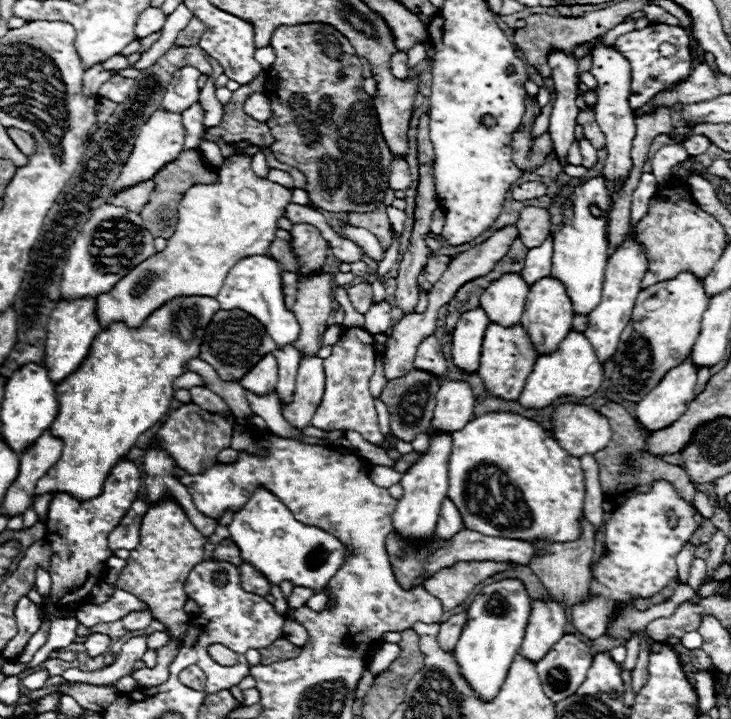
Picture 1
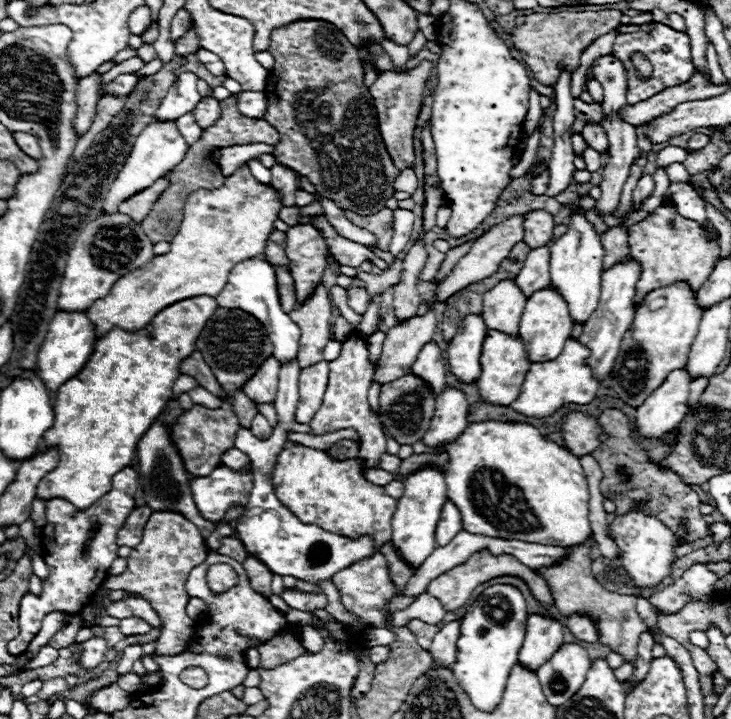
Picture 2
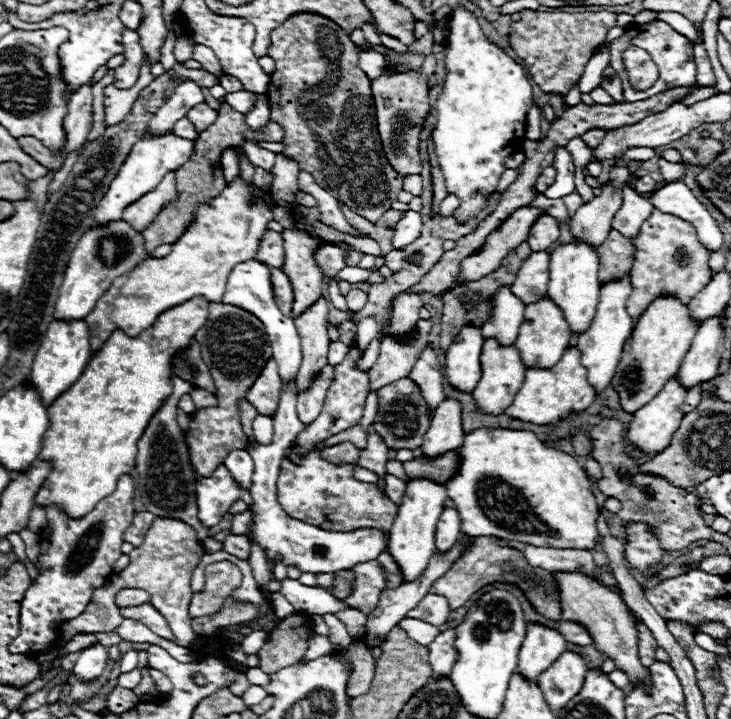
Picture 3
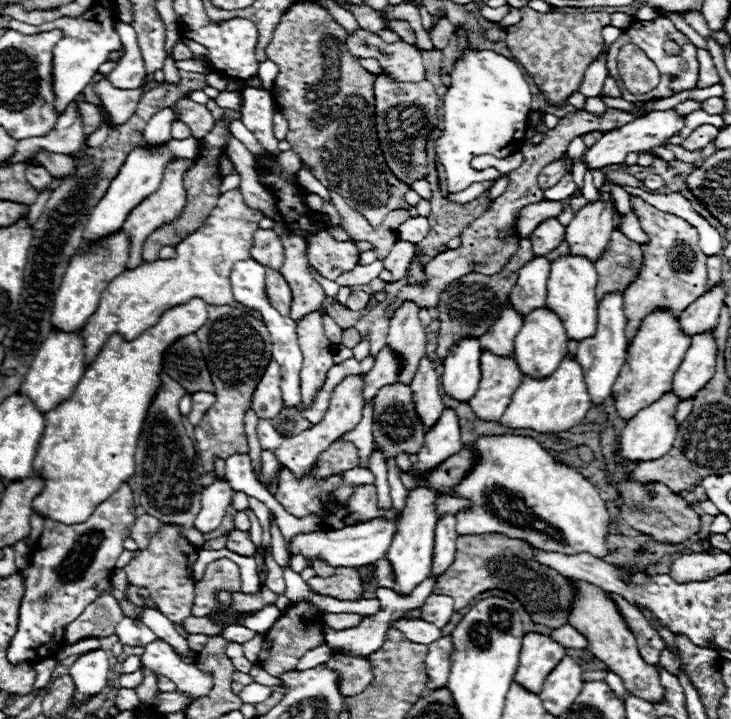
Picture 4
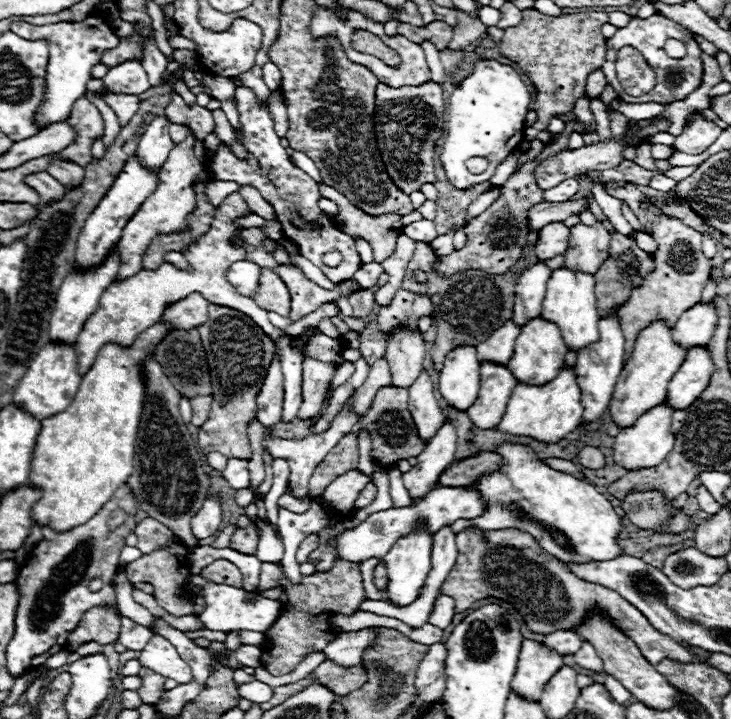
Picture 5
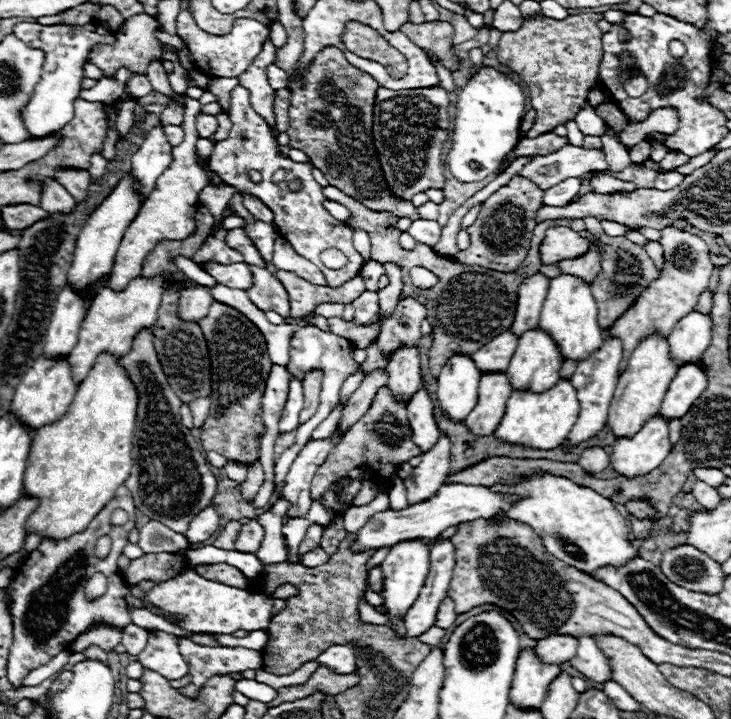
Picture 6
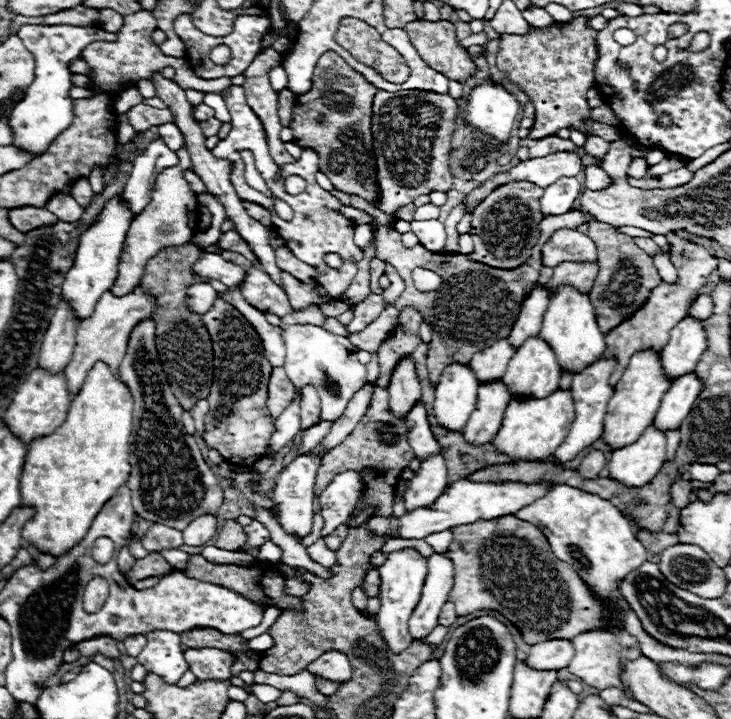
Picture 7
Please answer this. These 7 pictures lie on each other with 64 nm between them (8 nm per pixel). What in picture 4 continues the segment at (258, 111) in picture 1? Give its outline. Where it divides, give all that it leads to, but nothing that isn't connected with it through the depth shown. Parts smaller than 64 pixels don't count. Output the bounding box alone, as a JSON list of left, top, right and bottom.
[216,92,242,110]

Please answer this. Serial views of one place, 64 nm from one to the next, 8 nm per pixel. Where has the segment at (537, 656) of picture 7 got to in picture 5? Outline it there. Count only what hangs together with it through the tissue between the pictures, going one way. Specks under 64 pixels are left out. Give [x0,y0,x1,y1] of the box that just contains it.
[544,630,584,656]

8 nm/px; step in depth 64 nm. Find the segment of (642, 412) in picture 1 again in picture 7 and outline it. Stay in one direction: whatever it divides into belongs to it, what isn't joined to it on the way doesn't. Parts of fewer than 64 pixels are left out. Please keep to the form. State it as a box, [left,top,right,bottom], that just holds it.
[608,424,666,486]

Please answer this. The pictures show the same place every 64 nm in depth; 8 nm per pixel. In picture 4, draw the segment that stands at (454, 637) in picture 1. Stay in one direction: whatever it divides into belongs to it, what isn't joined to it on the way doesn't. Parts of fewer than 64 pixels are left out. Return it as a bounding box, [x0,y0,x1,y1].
[426,636,454,690]

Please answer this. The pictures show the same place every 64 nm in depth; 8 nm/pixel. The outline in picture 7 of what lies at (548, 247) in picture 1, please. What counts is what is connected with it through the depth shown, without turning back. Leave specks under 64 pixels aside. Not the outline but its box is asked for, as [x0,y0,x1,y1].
[510,284,548,346]

